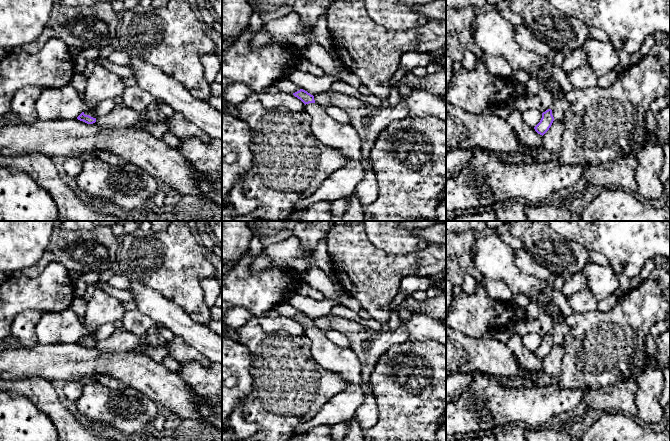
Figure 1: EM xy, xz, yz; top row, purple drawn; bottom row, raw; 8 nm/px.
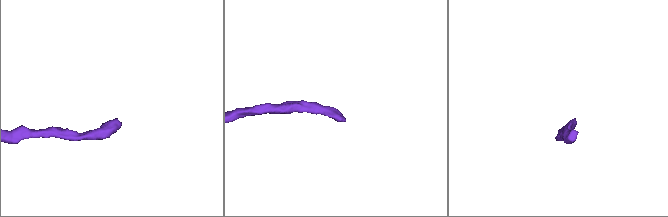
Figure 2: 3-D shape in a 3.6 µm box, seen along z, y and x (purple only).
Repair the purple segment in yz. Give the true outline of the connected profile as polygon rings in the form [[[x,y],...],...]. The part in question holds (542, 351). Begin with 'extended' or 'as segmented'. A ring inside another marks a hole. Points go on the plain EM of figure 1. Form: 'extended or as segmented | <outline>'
extended | [[[560,311],[549,312],[553,323],[552,332],[542,337],[540,346],[534,351],[535,355],[542,360],[549,354],[554,344],[564,346],[565,336],[570,327],[566,319],[563,322],[560,321],[560,314],[562,314]]]

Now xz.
extended | [[[300,313],[293,319],[305,328],[305,336],[311,341],[311,356],[319,366],[341,377],[349,386],[360,384],[361,363],[353,350],[333,343],[327,332],[316,327],[307,315]]]

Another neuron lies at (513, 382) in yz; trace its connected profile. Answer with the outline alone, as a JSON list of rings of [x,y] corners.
[[[500,377],[494,378],[503,386],[510,388],[539,388],[546,384],[546,382],[533,382],[524,377]]]

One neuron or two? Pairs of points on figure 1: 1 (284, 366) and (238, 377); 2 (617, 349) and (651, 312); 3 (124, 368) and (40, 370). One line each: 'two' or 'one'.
1: two
2: one
3: one

